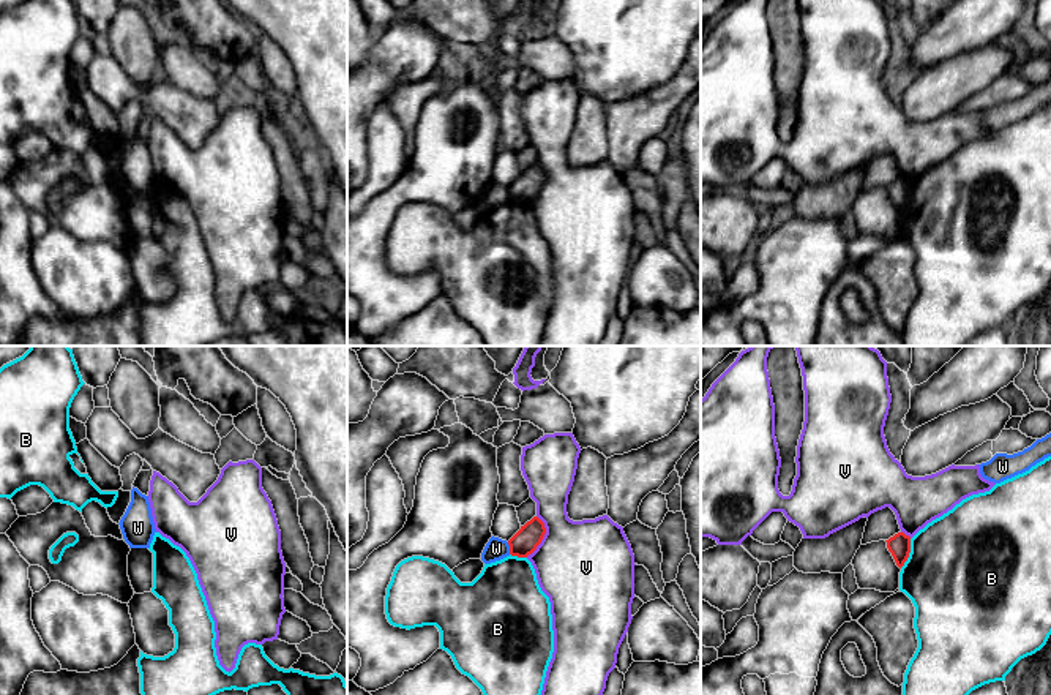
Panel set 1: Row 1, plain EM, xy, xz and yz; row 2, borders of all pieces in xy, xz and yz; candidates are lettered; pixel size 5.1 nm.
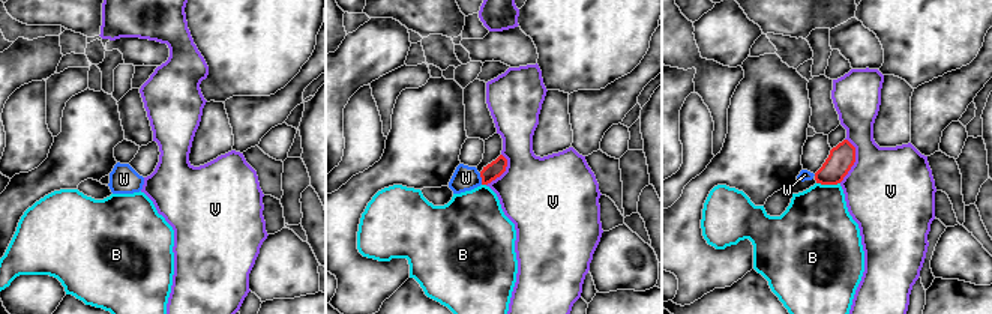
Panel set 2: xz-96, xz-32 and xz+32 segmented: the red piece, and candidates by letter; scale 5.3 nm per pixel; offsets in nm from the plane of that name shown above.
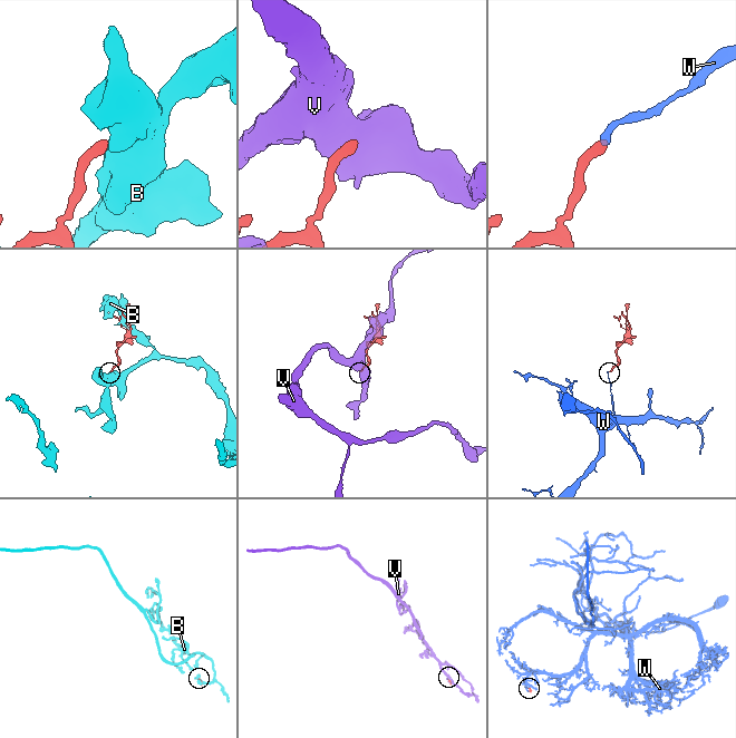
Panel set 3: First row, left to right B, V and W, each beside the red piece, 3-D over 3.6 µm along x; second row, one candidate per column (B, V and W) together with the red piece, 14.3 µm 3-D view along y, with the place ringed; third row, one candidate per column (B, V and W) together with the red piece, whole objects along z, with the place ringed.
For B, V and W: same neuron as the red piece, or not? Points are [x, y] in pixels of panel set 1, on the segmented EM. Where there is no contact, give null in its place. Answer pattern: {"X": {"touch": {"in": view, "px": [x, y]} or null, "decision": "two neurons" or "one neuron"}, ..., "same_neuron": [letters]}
{"B": {"touch": {"in": "yz", "px": [909, 552]}, "decision": "two neurons"}, "V": {"touch": {"in": "xz", "px": [543, 536]}, "decision": "two neurons"}, "W": {"touch": {"in": "xz", "px": [510, 548]}, "decision": "two neurons"}, "same_neuron": []}

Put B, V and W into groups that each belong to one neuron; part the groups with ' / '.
B / V / W

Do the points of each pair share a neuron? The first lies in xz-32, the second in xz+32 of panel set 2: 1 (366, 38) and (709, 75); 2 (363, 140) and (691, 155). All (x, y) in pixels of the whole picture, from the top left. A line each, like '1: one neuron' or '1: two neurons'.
1: two neurons
2: one neuron

